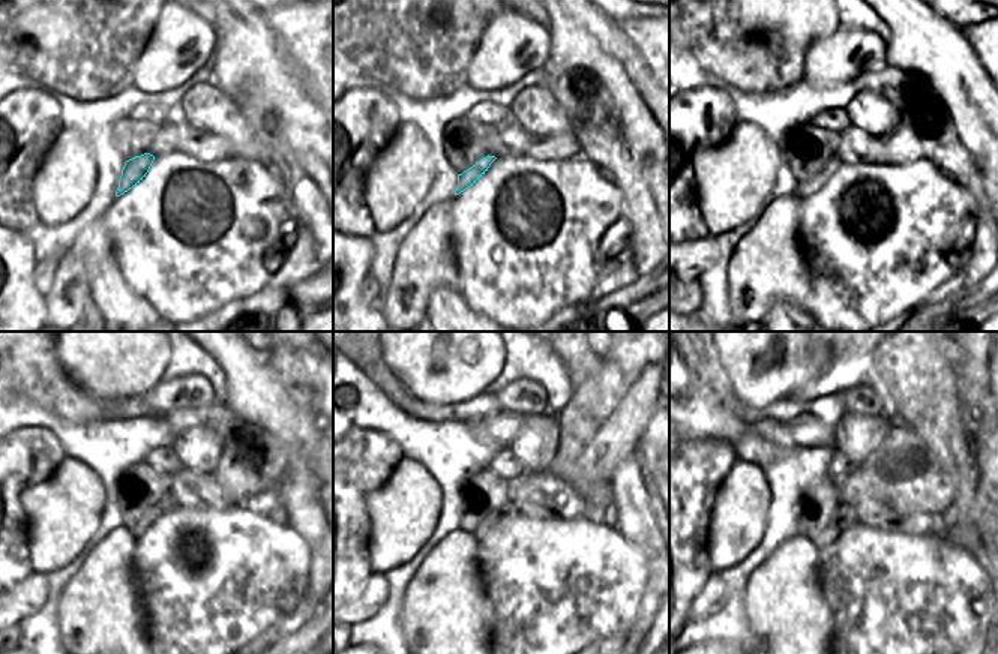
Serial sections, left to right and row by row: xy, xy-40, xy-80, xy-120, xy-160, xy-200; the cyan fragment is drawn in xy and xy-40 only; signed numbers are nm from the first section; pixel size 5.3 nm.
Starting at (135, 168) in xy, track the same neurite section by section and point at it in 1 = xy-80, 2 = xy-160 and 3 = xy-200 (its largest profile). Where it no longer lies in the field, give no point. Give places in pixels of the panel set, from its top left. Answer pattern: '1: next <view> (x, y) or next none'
1: next xy-80 (805, 189)
2: next xy-160 (506, 510)
3: next xy-200 (844, 516)

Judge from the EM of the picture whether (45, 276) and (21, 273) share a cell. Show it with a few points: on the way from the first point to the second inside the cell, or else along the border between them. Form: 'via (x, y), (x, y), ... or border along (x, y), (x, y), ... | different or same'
border along (36, 261), (35, 287), (42, 297) | different

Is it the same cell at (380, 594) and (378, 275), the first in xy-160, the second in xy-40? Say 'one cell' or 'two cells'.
two cells

